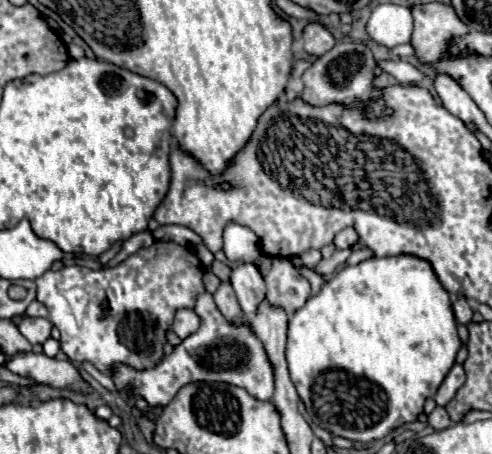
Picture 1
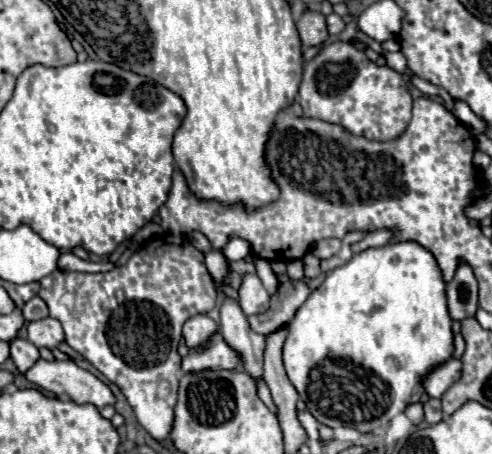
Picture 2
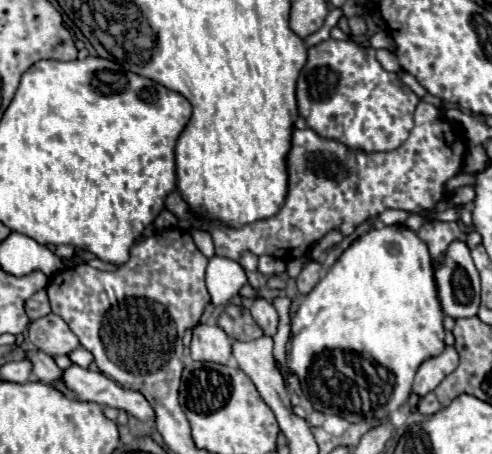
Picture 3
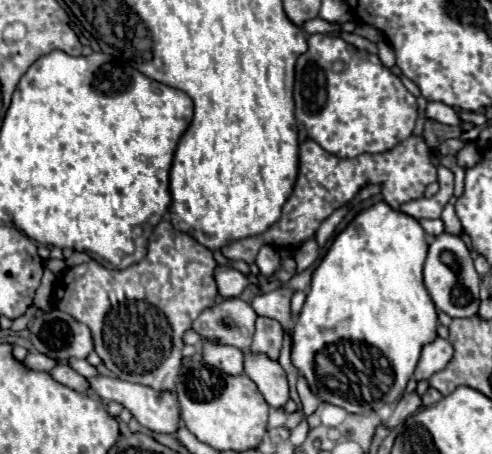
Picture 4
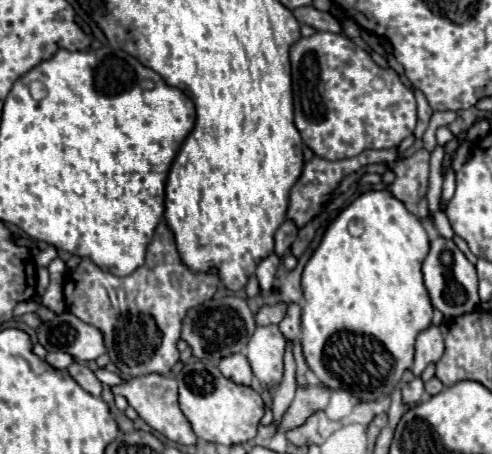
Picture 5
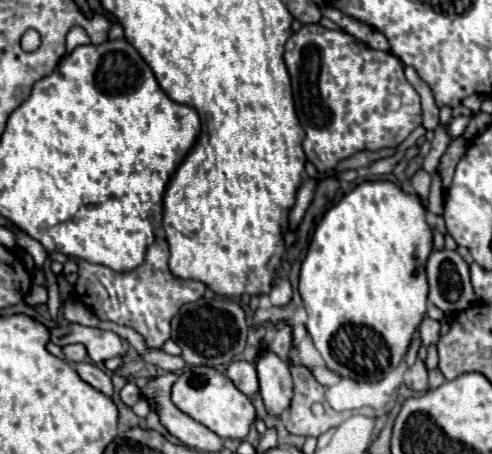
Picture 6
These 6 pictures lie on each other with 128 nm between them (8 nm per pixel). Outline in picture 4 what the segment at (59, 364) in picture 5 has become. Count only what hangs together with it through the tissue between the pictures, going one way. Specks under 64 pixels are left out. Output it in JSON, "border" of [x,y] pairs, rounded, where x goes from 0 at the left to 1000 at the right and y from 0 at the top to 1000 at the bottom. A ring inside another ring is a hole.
{"border":[[[61,775],[45,797],[49,797],[49,806],[53,806],[53,811],[73,815],[73,819],[98,819],[102,811],[110,811],[110,806],[118,802],[114,793],[98,789],[98,784],[81,780],[81,775]]]}

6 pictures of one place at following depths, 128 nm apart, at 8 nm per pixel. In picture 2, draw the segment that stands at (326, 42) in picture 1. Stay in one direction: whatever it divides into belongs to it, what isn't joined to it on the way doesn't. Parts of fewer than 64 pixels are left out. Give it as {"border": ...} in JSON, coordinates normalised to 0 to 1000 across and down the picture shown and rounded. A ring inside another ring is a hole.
{"border":[[[646,22],[618,26],[602,57],[614,101],[659,101],[671,79],[663,66],[663,40]]]}

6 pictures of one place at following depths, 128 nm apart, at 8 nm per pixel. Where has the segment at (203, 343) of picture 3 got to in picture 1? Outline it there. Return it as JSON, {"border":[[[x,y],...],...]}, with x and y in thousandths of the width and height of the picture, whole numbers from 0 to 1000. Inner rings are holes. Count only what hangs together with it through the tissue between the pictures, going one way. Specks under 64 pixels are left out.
{"border":[[[382,678],[358,683],[354,709],[350,709],[350,727],[354,727],[366,744],[378,744],[378,740],[390,736],[402,718],[407,718],[407,700],[394,692],[394,683],[382,683]]]}

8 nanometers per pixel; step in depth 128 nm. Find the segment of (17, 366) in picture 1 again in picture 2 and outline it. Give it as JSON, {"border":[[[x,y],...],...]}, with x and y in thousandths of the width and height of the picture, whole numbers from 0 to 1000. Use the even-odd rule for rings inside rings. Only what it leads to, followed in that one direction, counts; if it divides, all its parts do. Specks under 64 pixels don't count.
{"border":[[[77,793],[49,828],[106,868],[138,868],[154,890],[191,890],[195,899],[232,890],[232,868],[191,824],[163,811],[150,793]]]}

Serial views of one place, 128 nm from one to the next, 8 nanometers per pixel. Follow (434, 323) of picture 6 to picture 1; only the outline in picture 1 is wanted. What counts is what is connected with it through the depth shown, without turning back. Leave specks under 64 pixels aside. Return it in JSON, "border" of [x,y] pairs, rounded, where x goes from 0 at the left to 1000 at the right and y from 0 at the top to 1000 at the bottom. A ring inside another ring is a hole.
{"border":[[[923,802],[923,806],[919,806],[919,815],[911,819],[911,828],[902,833],[898,850],[890,855],[886,872],[882,872],[886,890],[890,890],[890,894],[907,894],[907,890],[919,881],[919,872],[927,872],[927,863],[939,855],[939,846],[943,846],[943,841],[947,841],[943,811],[939,811],[935,802]]]}

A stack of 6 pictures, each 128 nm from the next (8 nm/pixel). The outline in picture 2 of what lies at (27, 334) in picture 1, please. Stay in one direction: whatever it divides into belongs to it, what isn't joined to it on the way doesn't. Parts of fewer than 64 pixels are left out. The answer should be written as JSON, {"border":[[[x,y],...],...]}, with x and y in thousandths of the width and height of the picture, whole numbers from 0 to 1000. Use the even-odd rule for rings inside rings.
{"border":[[[85,700],[85,705],[69,705],[57,714],[57,749],[77,767],[93,762],[106,771],[130,749],[130,731],[118,705]]]}

